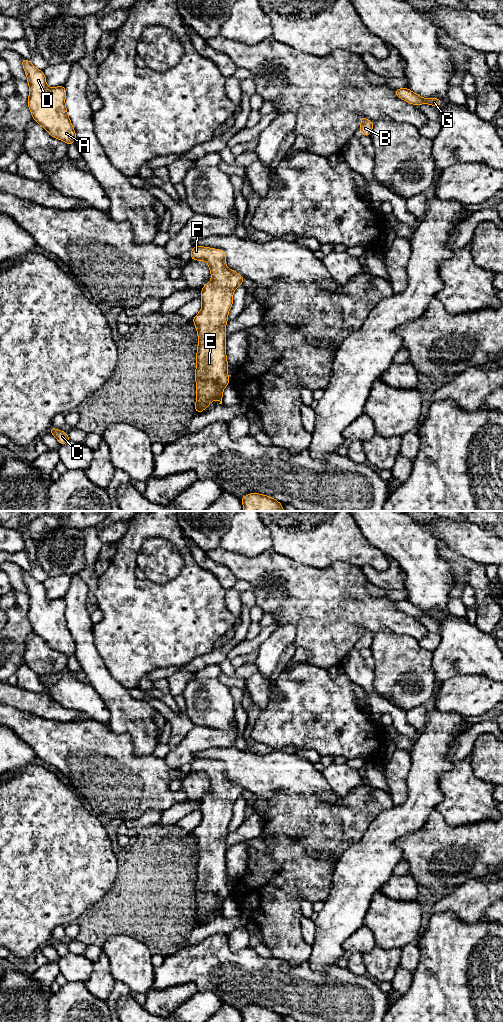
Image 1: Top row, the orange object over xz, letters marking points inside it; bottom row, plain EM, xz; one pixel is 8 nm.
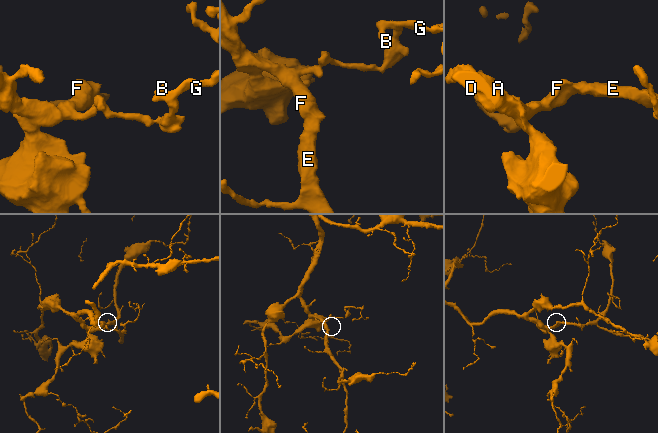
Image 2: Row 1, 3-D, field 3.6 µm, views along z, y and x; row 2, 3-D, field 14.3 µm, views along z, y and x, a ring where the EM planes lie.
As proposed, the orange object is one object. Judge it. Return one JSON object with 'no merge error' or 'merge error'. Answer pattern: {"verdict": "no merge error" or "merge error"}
{"verdict": "no merge error"}

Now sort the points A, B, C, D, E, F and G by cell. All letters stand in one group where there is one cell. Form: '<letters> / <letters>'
A B C D E F G

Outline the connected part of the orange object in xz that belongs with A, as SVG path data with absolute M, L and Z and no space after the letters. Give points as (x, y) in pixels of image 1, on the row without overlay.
M22 570L22 577L29 596L28 619L33 632L40 636L52 649L68 657L75 654L76 645L65 618L64 598L49 600L42 582Z

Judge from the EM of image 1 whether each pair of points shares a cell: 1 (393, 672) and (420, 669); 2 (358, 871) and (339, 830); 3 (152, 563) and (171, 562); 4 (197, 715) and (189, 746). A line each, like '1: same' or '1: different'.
1: same
2: different
3: same
4: different

